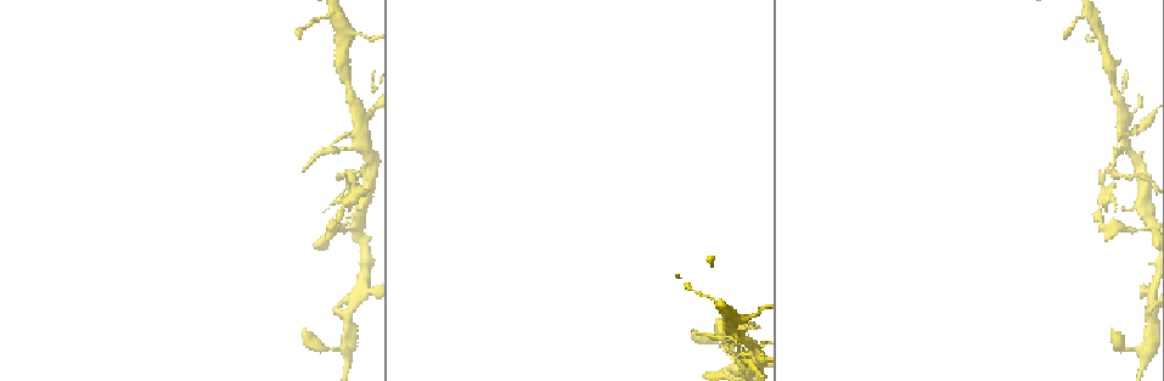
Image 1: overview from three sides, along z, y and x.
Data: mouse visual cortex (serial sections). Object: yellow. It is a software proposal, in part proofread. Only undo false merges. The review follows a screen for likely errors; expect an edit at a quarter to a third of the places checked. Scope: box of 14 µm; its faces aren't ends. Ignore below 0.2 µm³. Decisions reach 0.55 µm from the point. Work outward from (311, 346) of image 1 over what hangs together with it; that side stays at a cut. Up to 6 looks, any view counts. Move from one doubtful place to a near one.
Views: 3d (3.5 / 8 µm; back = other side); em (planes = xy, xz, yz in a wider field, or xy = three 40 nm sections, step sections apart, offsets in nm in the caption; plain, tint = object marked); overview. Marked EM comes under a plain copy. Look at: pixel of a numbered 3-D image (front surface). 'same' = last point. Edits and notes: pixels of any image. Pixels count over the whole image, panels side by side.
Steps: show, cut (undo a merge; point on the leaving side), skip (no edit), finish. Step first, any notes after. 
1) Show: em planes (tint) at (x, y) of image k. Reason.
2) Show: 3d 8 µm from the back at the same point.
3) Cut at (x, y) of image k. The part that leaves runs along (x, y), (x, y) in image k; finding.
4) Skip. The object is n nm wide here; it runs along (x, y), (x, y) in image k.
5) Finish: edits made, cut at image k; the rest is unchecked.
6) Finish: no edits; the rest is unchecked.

Show: 3d 3.5 µm at (346, 349) of image 1. A fork.

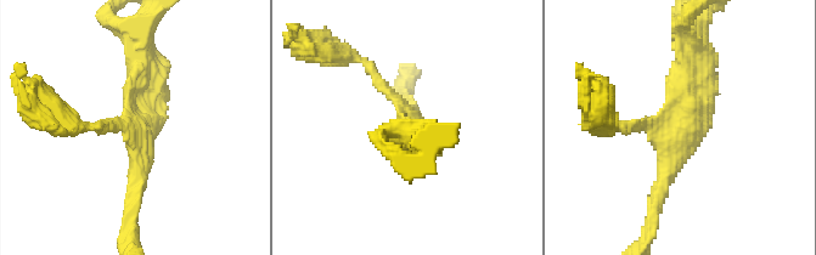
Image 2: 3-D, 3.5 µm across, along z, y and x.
Show: em xy step 1 (tint) at (666, 129) of image 2.

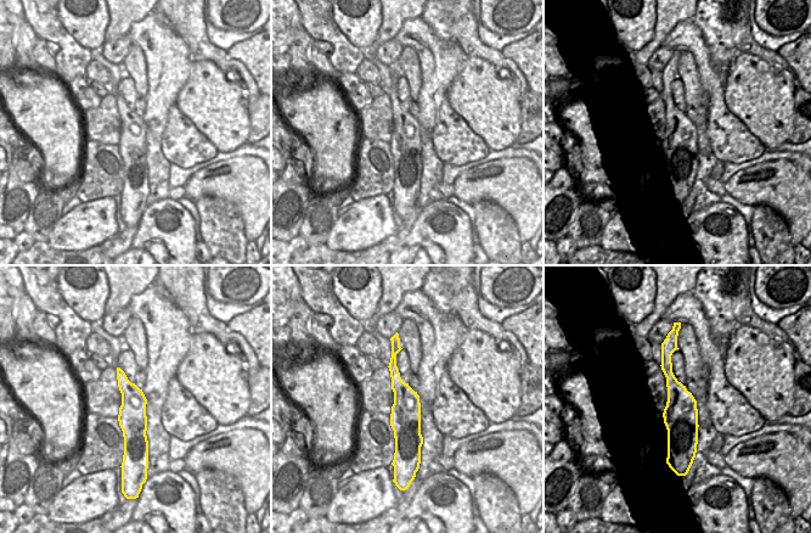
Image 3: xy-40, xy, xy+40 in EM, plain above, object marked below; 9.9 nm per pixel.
Skip. It runs along (353, 58), (401, 102), (420, 146) in image 2; one cell here.

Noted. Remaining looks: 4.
Show: 3d 3.5 µm at (1122, 107) of image 1. Branch point.

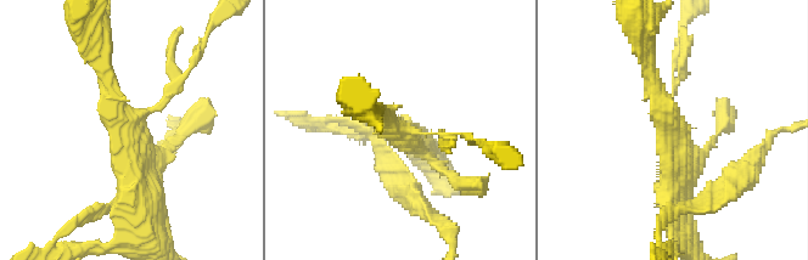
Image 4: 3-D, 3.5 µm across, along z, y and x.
Show: em planes (tint) at (396, 133) of image 4. Need the tissue.

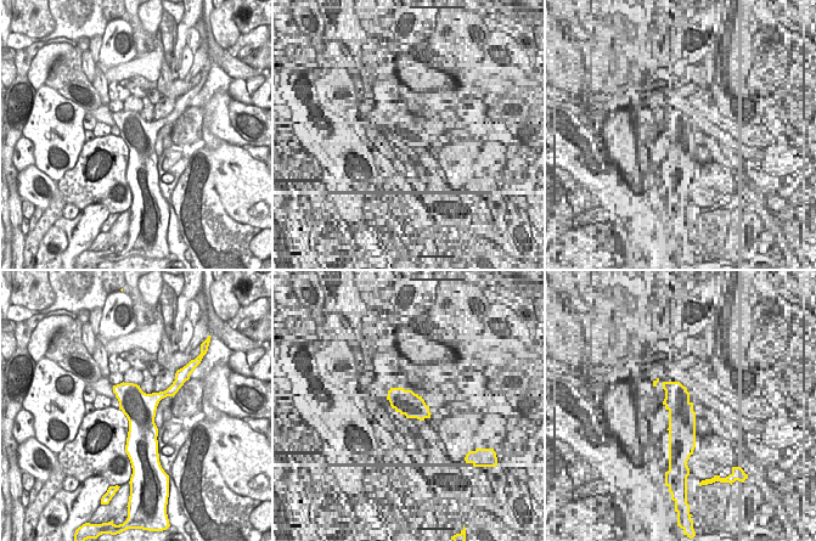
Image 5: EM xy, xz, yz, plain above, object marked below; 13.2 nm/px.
Skip. It runs along (139, 205), (102, 56) in image 4; one cell here.

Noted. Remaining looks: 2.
Show: 3d 3.5 µm at (731, 319) of image 1. Three-way junction.

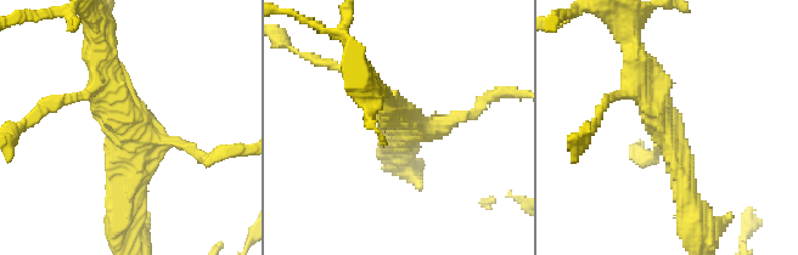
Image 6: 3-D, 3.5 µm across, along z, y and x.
Show: em xy step 3 (tint) at (405, 132) of image 6. Now the EM.

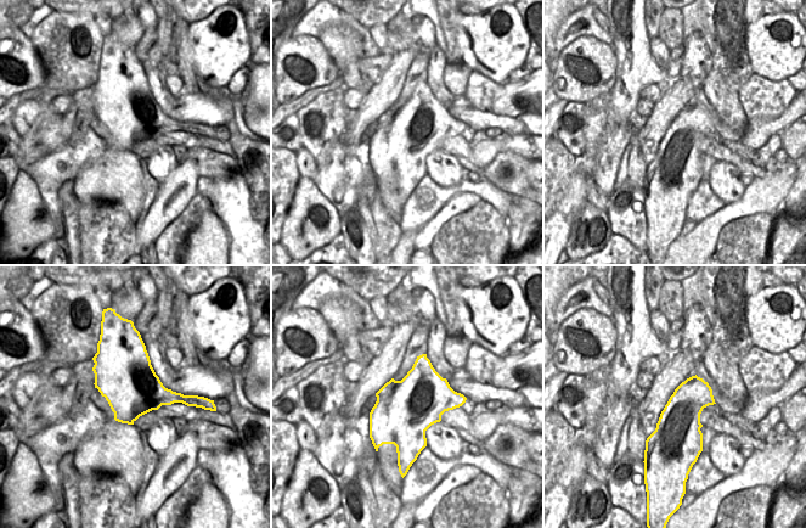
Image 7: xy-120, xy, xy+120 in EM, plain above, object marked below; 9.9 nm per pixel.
Skip. 3 arms meet here; it runs along (698, 221), (646, 84) in image 6; continuous, no second cell.

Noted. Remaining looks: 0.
Finish: no edits; the rest is unchecked.

